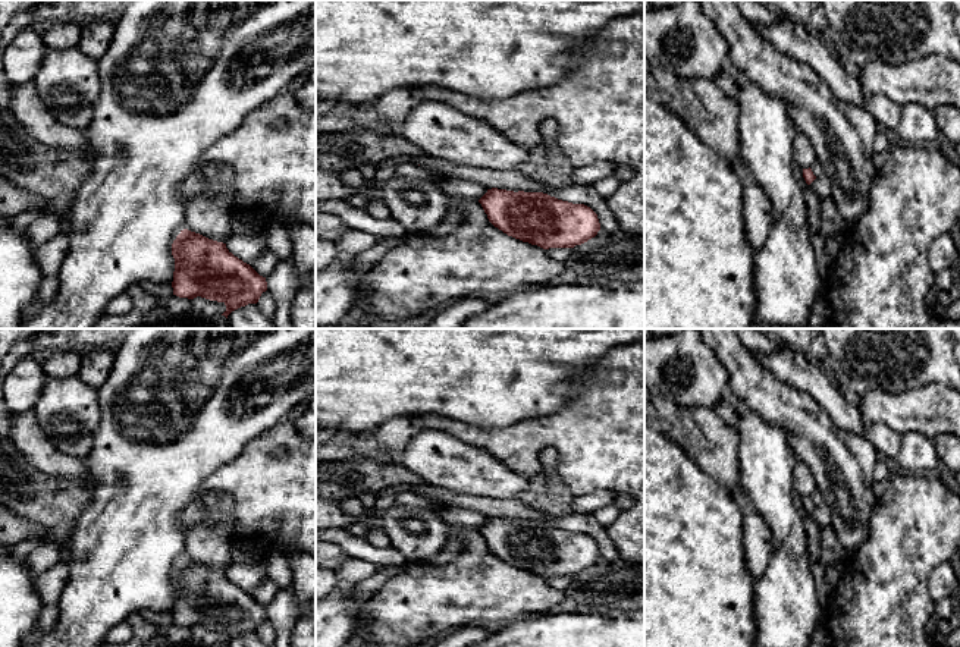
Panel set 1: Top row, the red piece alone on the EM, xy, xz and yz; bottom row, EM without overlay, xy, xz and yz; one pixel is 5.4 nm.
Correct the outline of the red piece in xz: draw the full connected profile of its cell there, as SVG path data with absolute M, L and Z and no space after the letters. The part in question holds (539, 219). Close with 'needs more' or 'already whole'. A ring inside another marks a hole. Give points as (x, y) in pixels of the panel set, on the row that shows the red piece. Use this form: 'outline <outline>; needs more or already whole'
outline M492 188L479 200L489 222L515 239L549 248L574 248L600 230L597 214L543 192Z; already whole

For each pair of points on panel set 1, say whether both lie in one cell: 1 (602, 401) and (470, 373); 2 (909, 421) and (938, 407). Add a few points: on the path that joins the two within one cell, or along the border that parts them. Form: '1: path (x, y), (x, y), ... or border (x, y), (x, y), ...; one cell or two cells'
1: border (590, 366), (570, 399), (543, 415); two cells
2: path (916, 414), (919, 411), (931, 411); one cell

